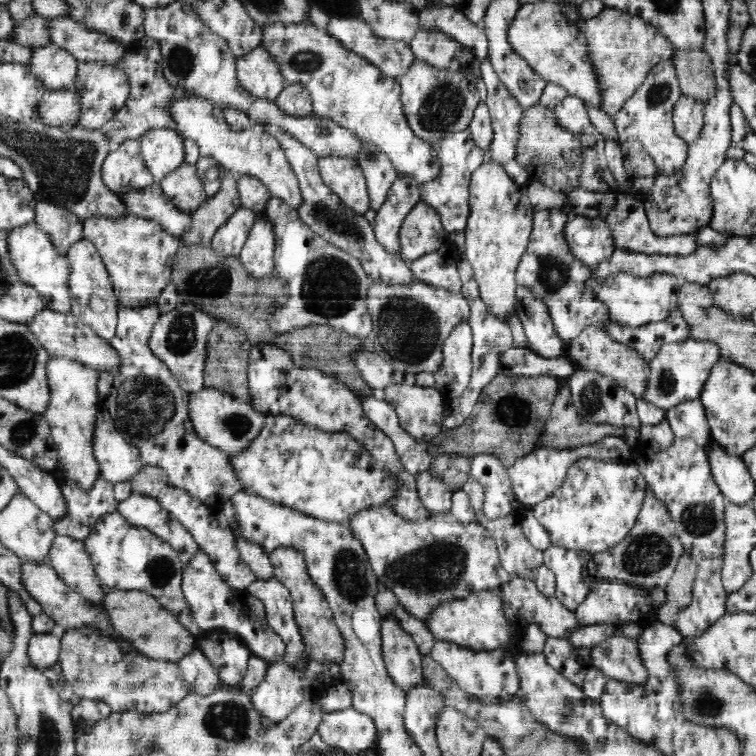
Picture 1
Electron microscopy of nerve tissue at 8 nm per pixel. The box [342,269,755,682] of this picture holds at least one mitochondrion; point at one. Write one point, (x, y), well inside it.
(409, 330)

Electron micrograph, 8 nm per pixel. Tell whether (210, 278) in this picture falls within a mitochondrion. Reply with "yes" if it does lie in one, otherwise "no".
yes

